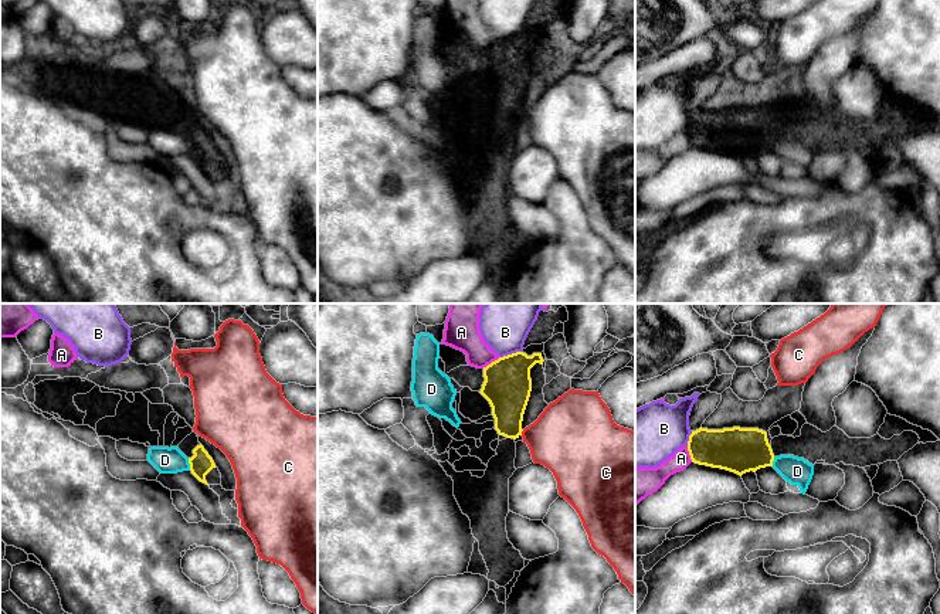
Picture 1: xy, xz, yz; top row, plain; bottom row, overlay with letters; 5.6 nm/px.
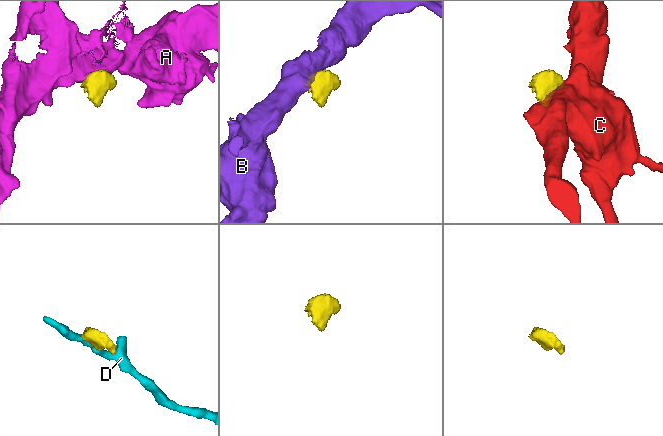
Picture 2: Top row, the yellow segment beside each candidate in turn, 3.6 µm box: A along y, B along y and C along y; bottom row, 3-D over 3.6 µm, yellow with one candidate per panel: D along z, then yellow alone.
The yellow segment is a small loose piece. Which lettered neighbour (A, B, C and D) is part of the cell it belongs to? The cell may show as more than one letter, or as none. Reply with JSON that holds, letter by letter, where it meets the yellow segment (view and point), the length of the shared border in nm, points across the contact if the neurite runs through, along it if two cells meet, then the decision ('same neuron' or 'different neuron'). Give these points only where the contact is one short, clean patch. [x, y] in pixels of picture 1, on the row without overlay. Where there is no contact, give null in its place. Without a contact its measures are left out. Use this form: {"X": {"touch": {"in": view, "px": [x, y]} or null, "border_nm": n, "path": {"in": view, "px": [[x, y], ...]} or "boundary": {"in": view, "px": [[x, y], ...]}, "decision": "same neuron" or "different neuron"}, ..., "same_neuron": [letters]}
{"A": {"touch": {"in": "xz", "px": [492, 44]}, "border_nm": 120, "boundary": {"in": "xz", "px": [[499, 40], [482, 50]]}, "decision": "different neuron"}, "B": {"touch": {"in": "xz", "px": [512, 36]}, "border_nm": 140, "boundary": {"in": "xz", "px": [[522, 33], [499, 40]]}, "decision": "different neuron"}, "C": {"touch": {"in": "xz", "px": [521, 115]}, "border_nm": 40, "decision": "different neuron"}, "D": {"touch": {"in": "xy", "px": [189, 145]}, "border_nm": 70, "boundary": {"in": "xy", "px": [[187, 141], [190, 152]]}, "decision": "different neuron"}, "same_neuron": []}

